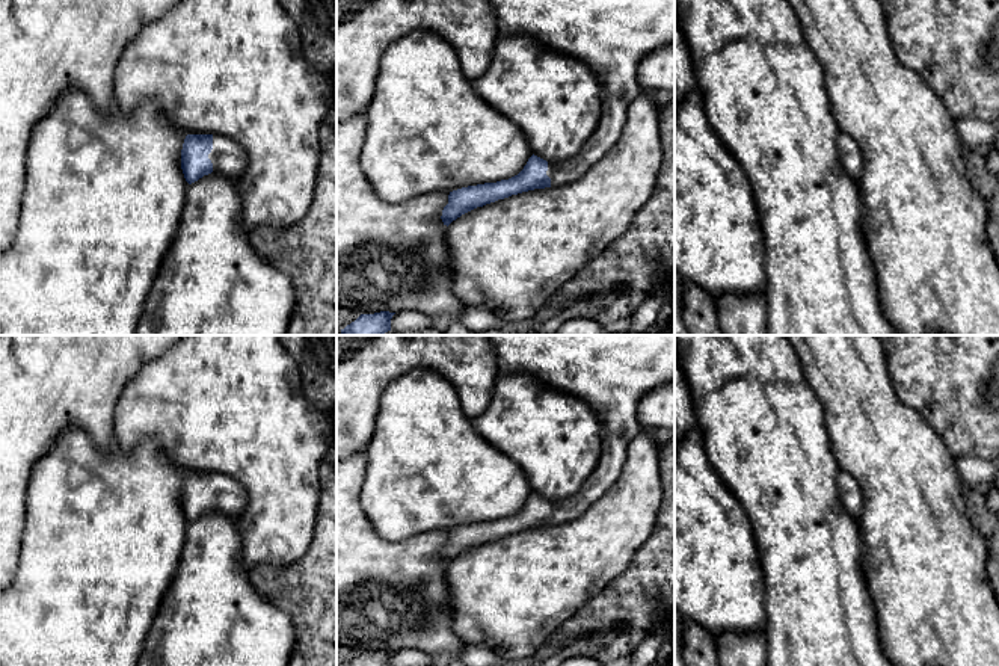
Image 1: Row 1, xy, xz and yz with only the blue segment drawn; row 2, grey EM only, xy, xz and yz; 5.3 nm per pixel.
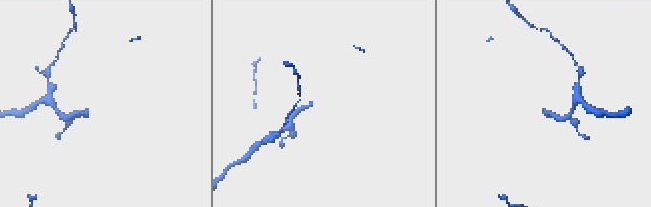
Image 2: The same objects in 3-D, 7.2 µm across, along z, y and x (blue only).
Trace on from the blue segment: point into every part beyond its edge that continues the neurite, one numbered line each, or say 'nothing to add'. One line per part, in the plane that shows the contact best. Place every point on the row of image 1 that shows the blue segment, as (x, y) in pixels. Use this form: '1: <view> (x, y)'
1: xy (228, 157)

